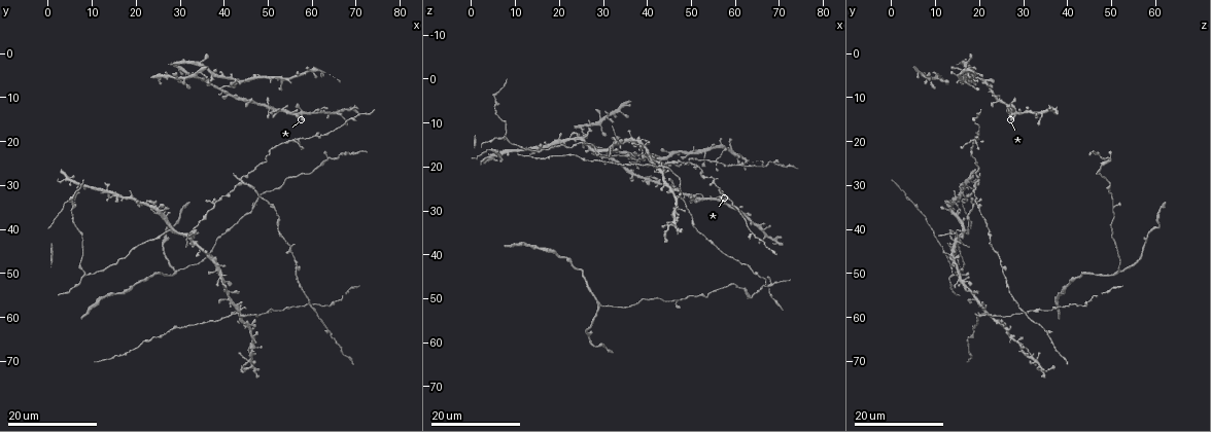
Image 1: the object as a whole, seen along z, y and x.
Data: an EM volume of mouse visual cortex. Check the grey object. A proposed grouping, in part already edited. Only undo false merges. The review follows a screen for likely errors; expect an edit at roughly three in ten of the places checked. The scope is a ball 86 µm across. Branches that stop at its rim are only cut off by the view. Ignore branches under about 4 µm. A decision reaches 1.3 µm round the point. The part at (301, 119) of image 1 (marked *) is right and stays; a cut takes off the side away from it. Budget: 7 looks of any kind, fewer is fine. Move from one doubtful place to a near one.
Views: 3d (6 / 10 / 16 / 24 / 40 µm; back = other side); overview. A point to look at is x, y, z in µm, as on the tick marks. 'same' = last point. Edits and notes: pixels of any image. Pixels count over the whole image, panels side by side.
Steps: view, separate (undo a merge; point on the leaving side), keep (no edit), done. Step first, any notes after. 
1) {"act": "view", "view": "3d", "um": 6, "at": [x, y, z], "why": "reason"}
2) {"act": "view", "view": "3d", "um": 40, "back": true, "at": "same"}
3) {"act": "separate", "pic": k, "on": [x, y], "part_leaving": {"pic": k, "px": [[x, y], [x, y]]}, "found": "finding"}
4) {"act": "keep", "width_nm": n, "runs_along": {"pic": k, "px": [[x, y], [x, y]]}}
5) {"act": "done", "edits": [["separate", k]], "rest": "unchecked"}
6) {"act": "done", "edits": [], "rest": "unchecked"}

{"act": "view", "view": "3d", "um": 24, "at": [70.0, 14.5, 19.5], "why": "side arm on a straight run"}

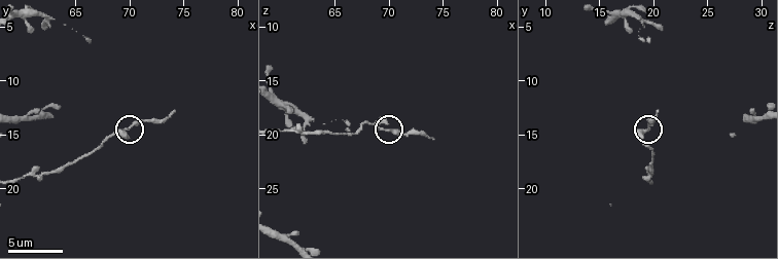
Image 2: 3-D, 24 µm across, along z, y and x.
{"act": "view", "view": "3d", "um": 6, "at": [69.6, 14.6, 19.4], "why": "closer look"}

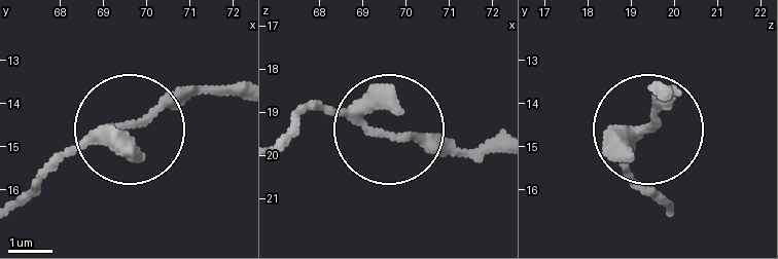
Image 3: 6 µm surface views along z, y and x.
{"act": "keep", "width_nm": 150, "found": "continuous, no second neuron"}

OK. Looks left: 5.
{"act": "view", "view": "3d", "um": 24, "at": [57.0, 14.0, 28.0]}

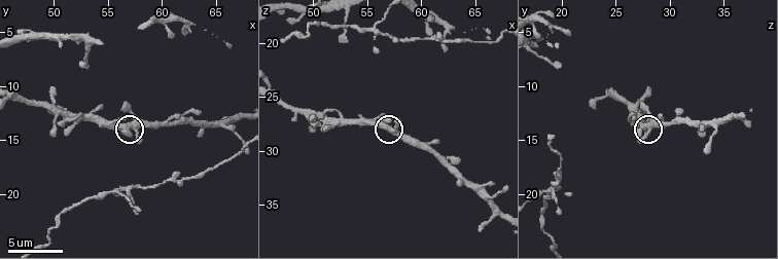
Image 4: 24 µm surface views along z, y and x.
{"act": "view", "view": "3d", "um": 6, "at": [57.0, 13.6, 28.0], "why": "zoom in"}

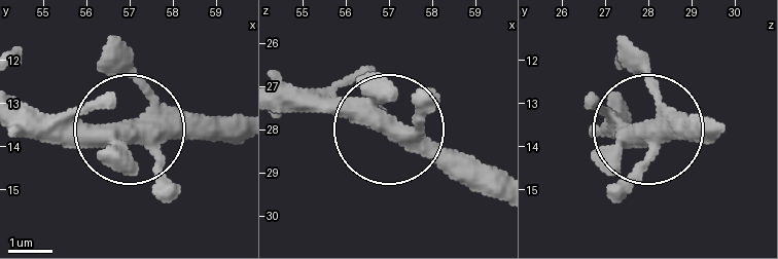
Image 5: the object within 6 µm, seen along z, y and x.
{"act": "keep", "arms": 4, "found": "one neuron here"}

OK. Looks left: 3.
{"act": "view", "view": "3d", "um": 10, "at": [56.4, 19.4, 19.0], "why": "looks like a crossing"}

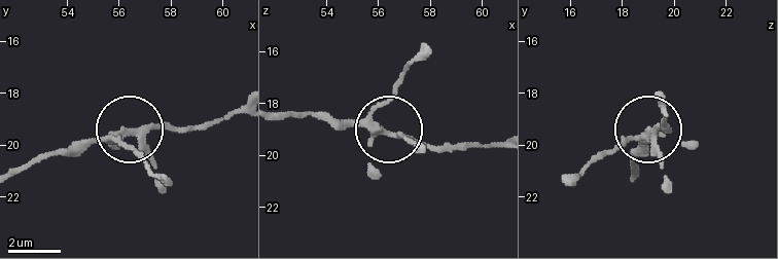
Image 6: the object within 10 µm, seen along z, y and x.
{"act": "keep", "arms": 5, "found": "all the same neuron"}

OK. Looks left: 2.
{"act": "view", "view": "3d", "um": 24, "at": [28.5, 40.5, 16.0], "why": "three-way junction"}

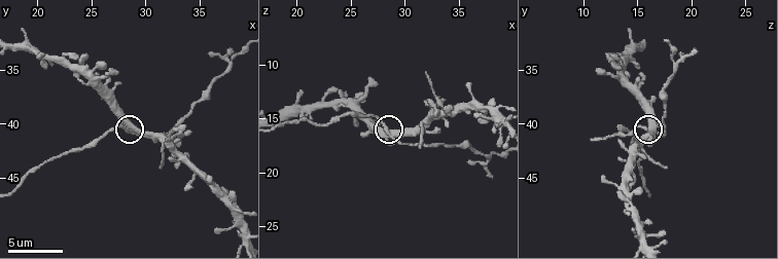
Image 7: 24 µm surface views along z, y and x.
{"act": "view", "view": "3d", "um": 10, "at": [28.2, 39.8, 16.0], "why": "closer look"}

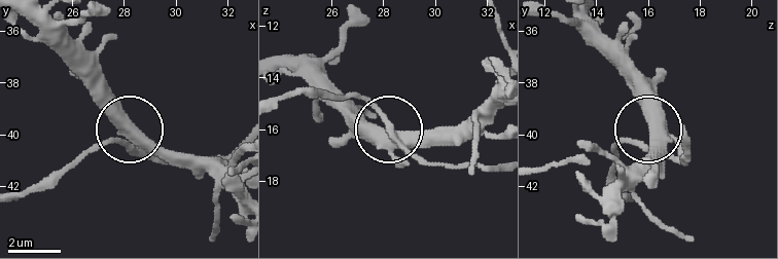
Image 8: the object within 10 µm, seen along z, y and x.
{"act": "keep", "side_arm_um": 55, "runs_along": {"pic": 8, "px": [[500, 164], [454, 169], [381, 130], [343, 136]]}, "found": "one neuron here"}

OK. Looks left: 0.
{"act": "done", "edits": [], "rest": "unchecked"}

